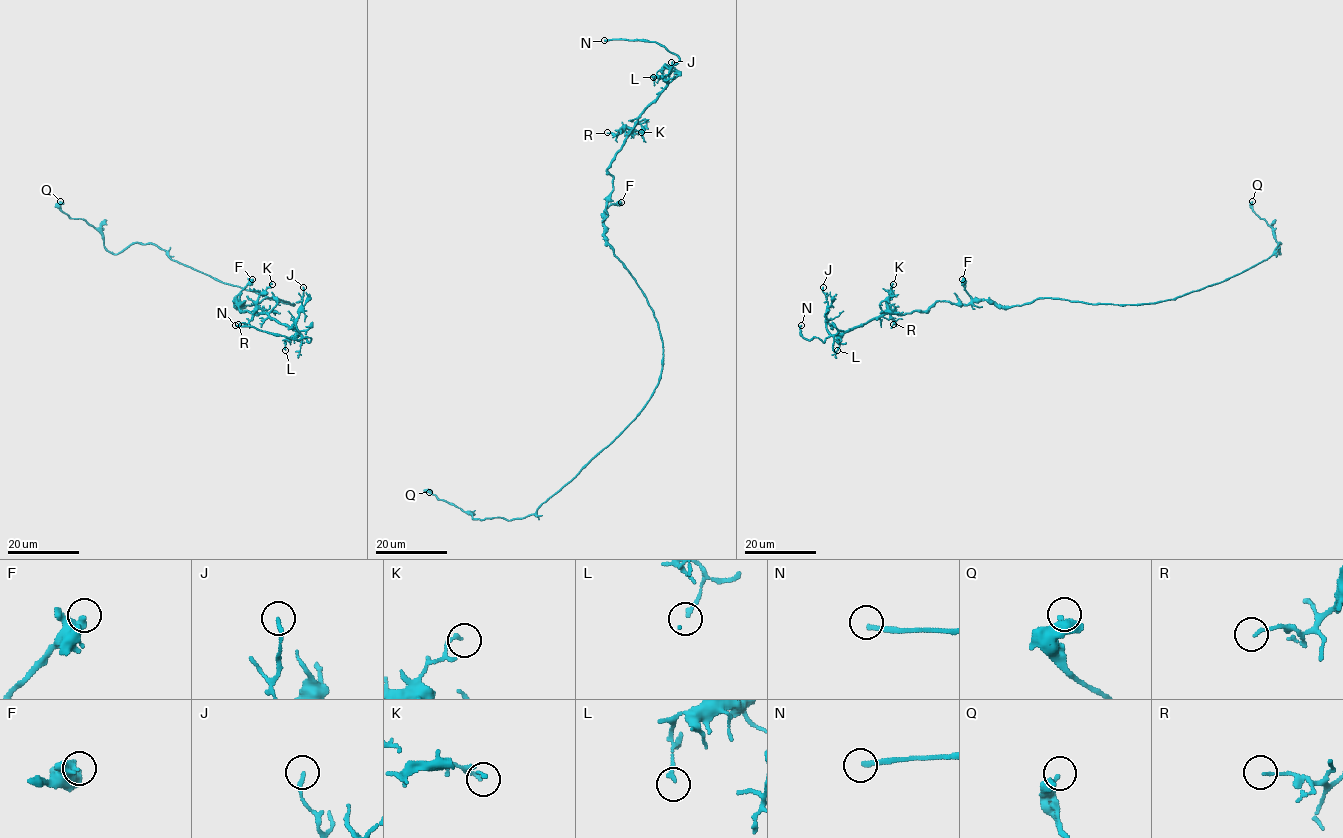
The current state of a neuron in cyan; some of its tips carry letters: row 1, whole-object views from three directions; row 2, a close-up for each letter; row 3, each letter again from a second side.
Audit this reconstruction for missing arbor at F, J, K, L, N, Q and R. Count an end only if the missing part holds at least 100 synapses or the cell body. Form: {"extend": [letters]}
{"extend": ["N"]}

